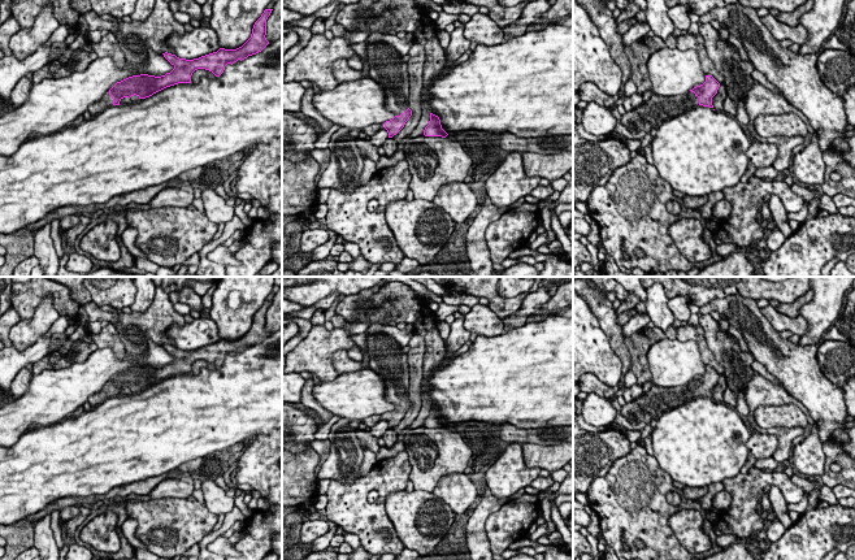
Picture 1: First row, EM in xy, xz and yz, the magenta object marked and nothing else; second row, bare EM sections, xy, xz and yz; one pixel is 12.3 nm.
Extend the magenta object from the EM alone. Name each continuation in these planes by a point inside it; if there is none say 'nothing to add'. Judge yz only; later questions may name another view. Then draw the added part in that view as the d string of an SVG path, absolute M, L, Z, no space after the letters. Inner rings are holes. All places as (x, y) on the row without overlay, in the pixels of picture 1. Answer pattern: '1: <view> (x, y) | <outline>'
1: yz (658, 400) | M687 383L676 387L660 387L654 385L646 394L621 405L621 414L633 425L641 422L650 425L651 420L659 417L699 396L699 388Z

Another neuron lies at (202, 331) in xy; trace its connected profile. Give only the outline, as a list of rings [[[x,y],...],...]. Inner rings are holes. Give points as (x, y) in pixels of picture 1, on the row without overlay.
[[[201,317],[183,326],[172,324],[165,335],[174,342],[177,348],[186,351],[199,350],[220,340],[216,322]]]

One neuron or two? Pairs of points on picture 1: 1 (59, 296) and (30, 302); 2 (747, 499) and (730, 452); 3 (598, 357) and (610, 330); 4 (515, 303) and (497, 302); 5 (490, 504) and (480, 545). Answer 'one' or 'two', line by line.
1: one
2: two
3: two
4: one
5: one

